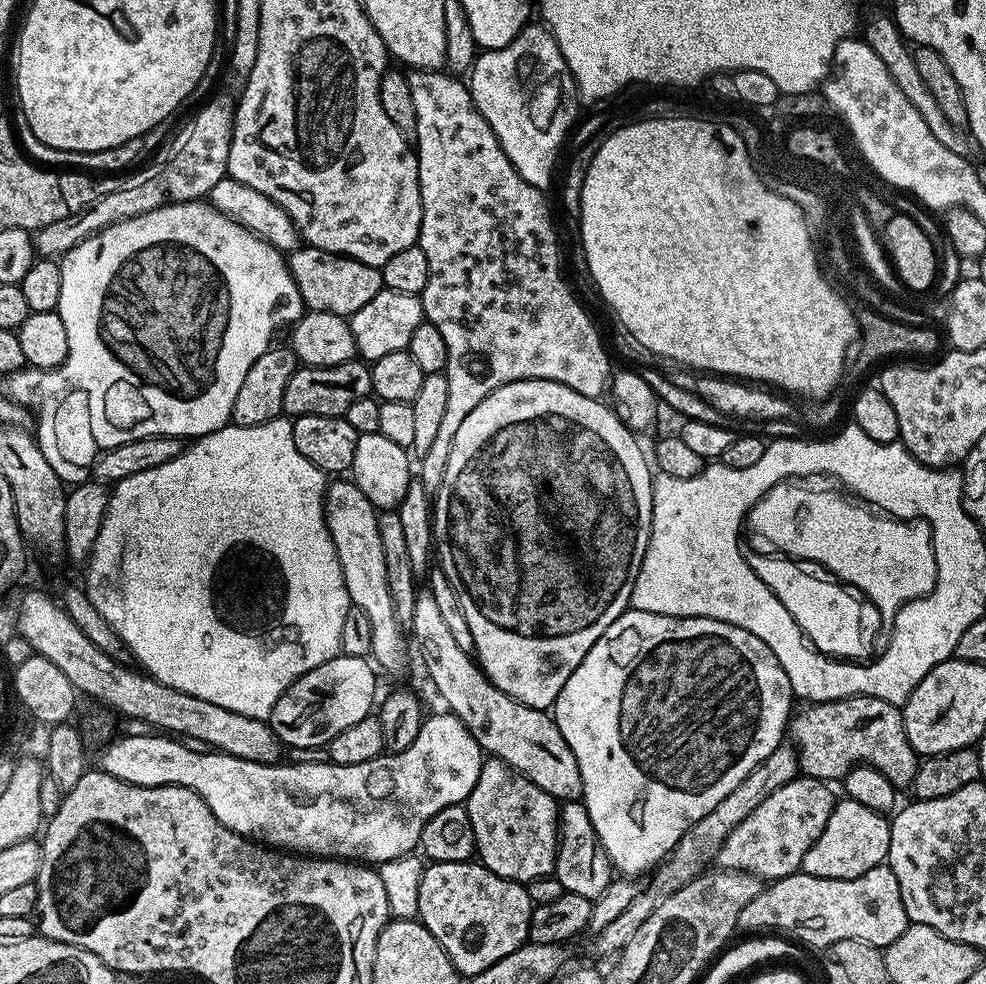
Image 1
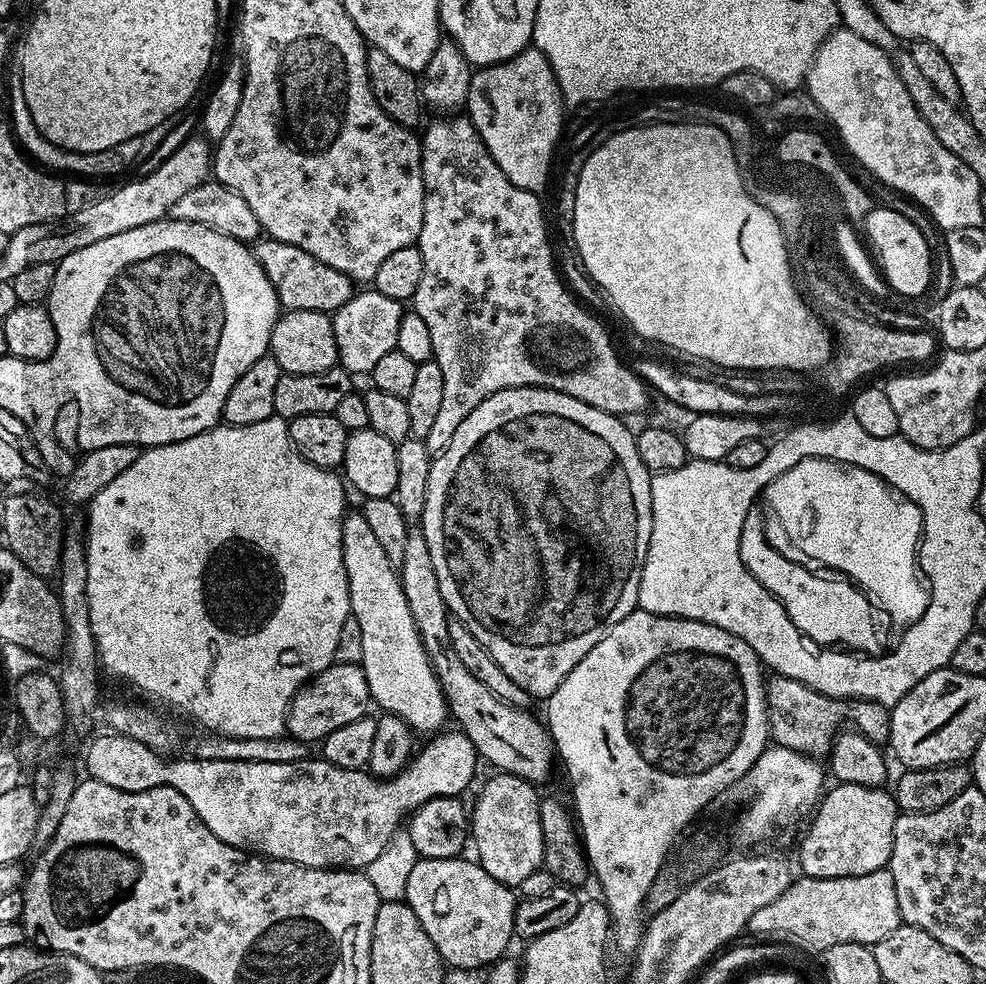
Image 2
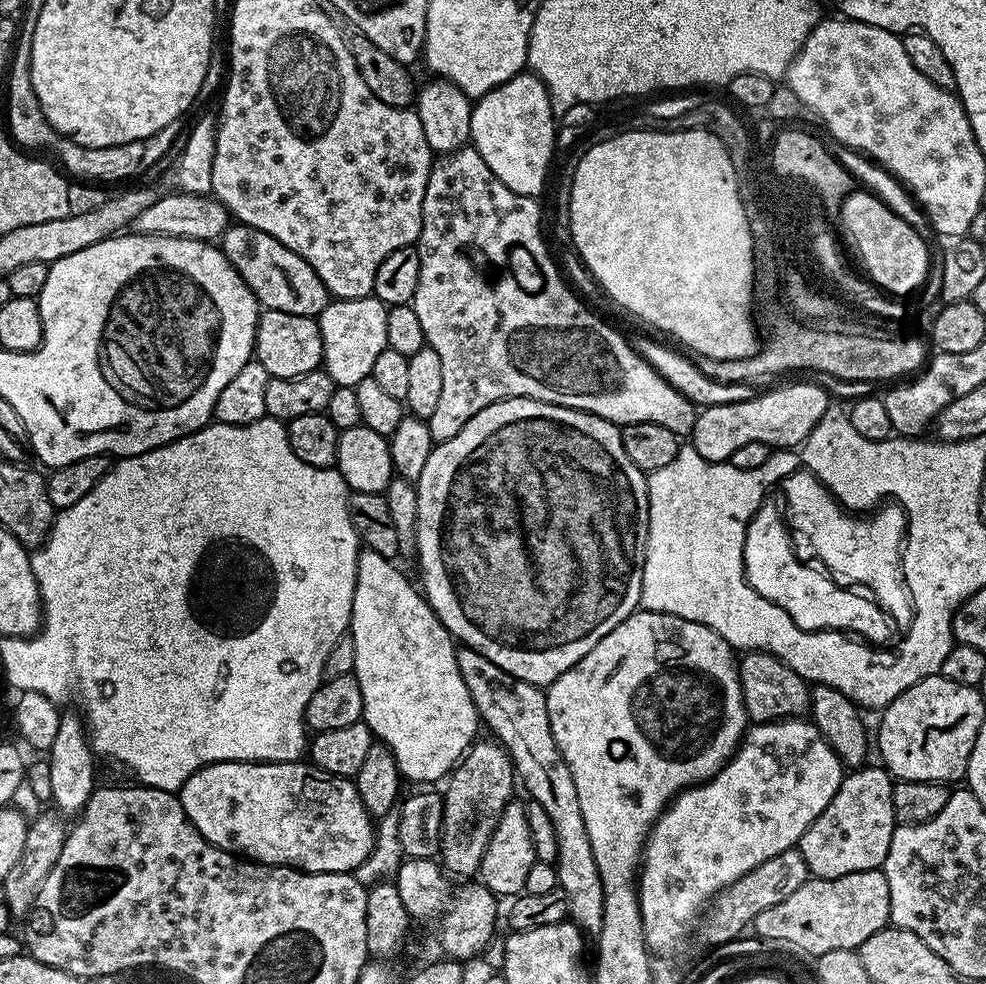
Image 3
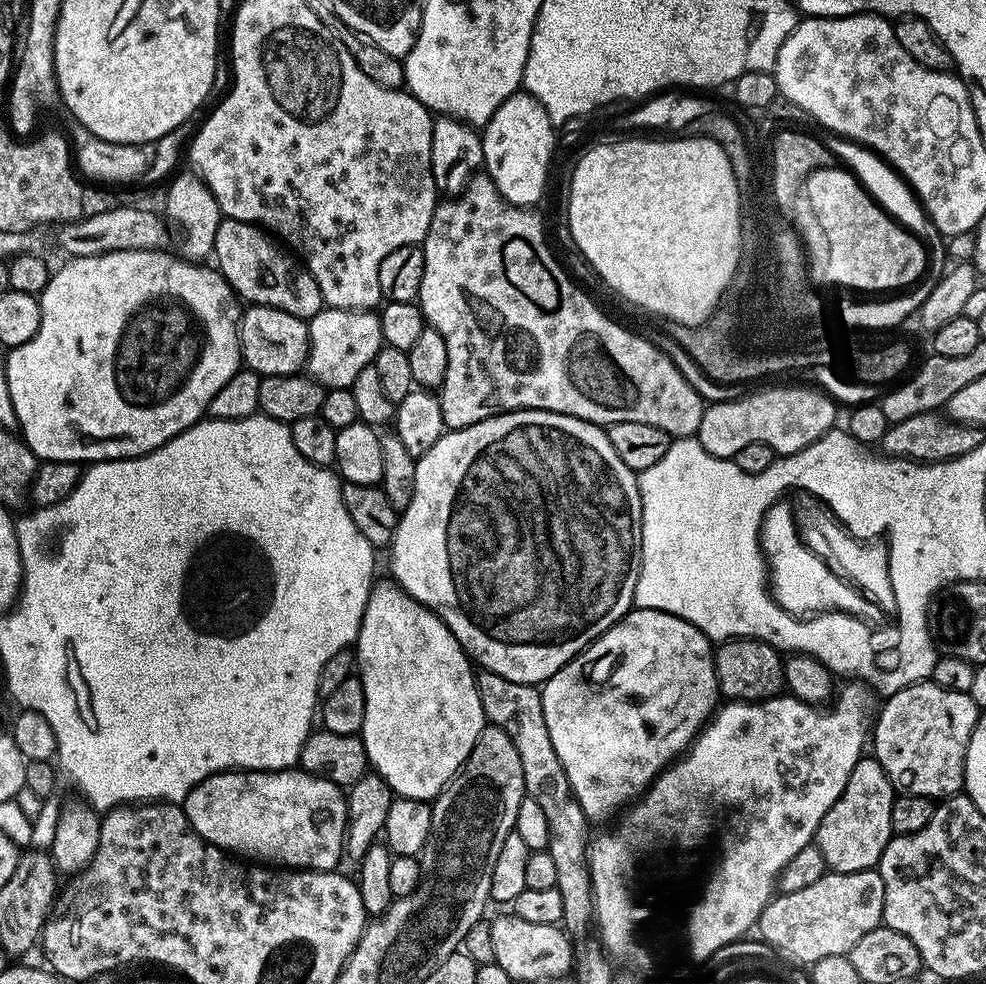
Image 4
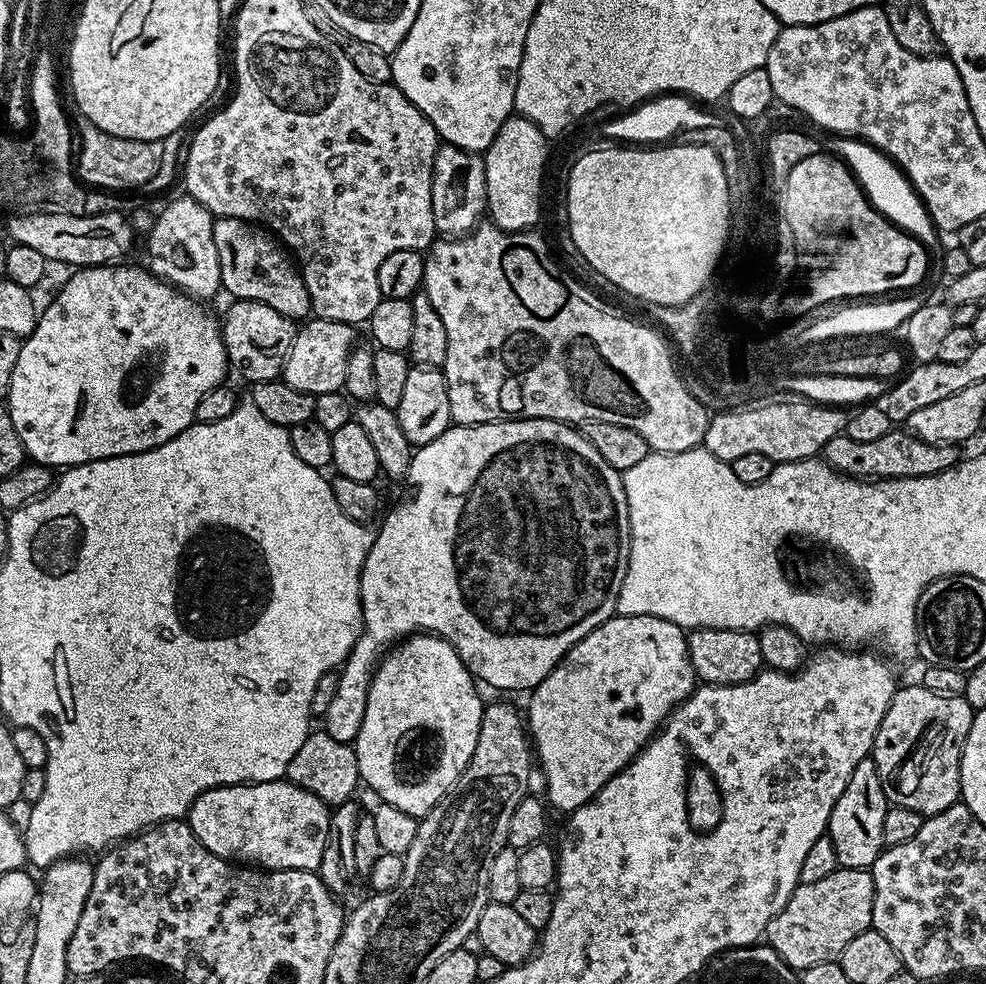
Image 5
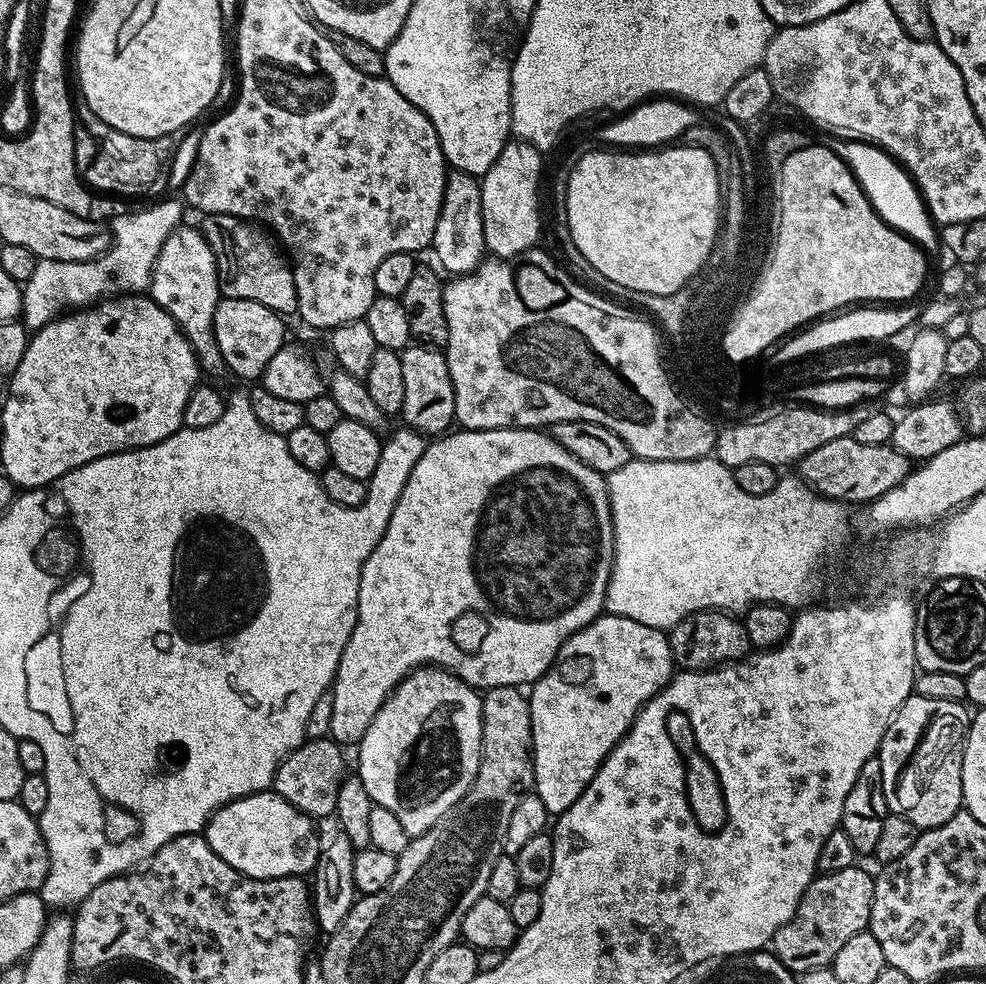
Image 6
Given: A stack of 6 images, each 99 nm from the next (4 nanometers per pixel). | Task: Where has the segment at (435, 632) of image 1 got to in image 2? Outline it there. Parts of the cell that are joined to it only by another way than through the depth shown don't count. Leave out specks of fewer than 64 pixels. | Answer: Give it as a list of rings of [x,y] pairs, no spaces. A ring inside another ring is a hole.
[[[409,527],[404,538],[402,566],[398,575],[410,614],[414,614],[414,626],[418,626],[422,646],[444,691],[451,719],[460,723],[459,731],[467,736],[475,755],[481,761],[489,760],[496,767],[493,769],[501,773],[529,780],[537,786],[543,785],[543,780],[552,772],[552,760],[554,764],[554,745],[545,721],[541,717],[539,720],[531,716],[524,708],[515,708],[498,698],[485,684],[478,682],[478,678],[474,678],[474,674],[470,674],[462,662],[458,662],[458,654],[454,654],[454,646],[450,646],[450,613],[442,598],[442,590],[438,590],[438,574],[434,574],[430,546],[426,546],[426,538],[419,527]]]

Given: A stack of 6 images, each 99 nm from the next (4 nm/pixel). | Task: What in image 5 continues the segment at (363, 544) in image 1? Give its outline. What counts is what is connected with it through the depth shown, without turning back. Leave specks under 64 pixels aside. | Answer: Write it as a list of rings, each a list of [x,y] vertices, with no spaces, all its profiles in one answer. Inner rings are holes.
[[[413,634],[399,641],[377,663],[362,730],[358,730],[354,741],[361,781],[369,784],[383,803],[423,818],[455,786],[474,754],[485,705],[479,690],[477,681],[449,640],[431,634]]]

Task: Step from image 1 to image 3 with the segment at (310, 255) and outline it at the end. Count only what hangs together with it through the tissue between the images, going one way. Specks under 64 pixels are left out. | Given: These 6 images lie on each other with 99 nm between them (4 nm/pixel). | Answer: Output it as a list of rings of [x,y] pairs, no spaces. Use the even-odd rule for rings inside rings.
[[[233,223],[222,237],[222,251],[265,309],[319,317],[320,311],[330,303],[329,290],[322,278],[318,278],[314,266],[270,234],[258,232],[249,224]]]

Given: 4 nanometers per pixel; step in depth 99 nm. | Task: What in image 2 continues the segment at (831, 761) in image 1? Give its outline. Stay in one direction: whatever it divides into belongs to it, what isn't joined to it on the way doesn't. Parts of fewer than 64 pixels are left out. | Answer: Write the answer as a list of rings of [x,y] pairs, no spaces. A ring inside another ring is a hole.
[[[777,676],[767,677],[766,706],[768,707],[768,734],[779,747],[800,752],[804,756],[824,758],[832,751],[832,742],[836,738],[840,724],[848,719],[855,731],[870,738],[875,744],[883,745],[888,739],[890,712],[885,705],[873,700],[845,700],[835,696],[823,696],[794,678]]]

